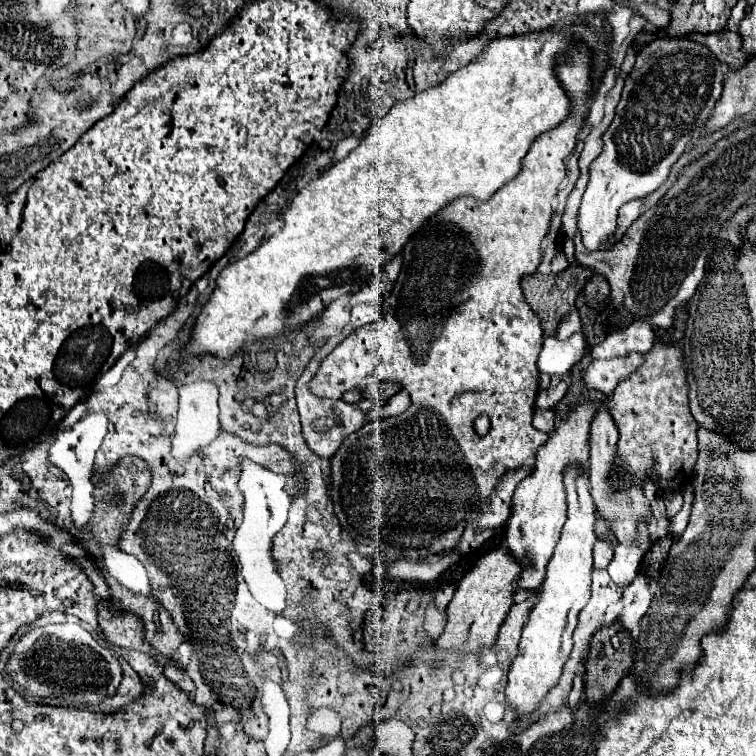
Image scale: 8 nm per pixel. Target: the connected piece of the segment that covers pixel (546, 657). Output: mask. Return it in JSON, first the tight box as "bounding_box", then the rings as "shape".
{"bounding_box":[506,467,596,717],"shape":[[[576,467],[566,471],[566,497],[568,497],[568,521],[562,527],[558,545],[548,563],[546,579],[538,603],[530,611],[530,619],[522,629],[522,641],[518,657],[512,661],[508,673],[506,697],[508,703],[516,709],[518,717],[522,713],[538,709],[544,695],[558,683],[562,667],[572,651],[572,631],[578,623],[578,613],[590,599],[590,575],[592,575],[592,547],[596,541],[594,535],[594,501],[588,489],[586,473],[580,473]]]}

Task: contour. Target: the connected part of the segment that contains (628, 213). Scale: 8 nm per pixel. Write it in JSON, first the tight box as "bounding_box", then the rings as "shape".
{"bounding_box":[616,201,642,233],"shape":[[[628,201],[624,207],[620,207],[620,213],[618,213],[618,227],[616,227],[616,233],[620,231],[620,225],[626,225],[626,223],[632,223],[634,219],[640,217],[642,213],[642,201]]]}

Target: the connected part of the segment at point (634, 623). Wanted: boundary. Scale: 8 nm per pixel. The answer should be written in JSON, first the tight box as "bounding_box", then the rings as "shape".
{"bounding_box":[618,573,652,631],"shape":[[[638,573],[636,579],[624,589],[624,609],[618,617],[618,621],[626,627],[626,631],[632,631],[632,627],[638,627],[640,617],[648,611],[652,593],[650,593],[652,579],[646,573]]]}

